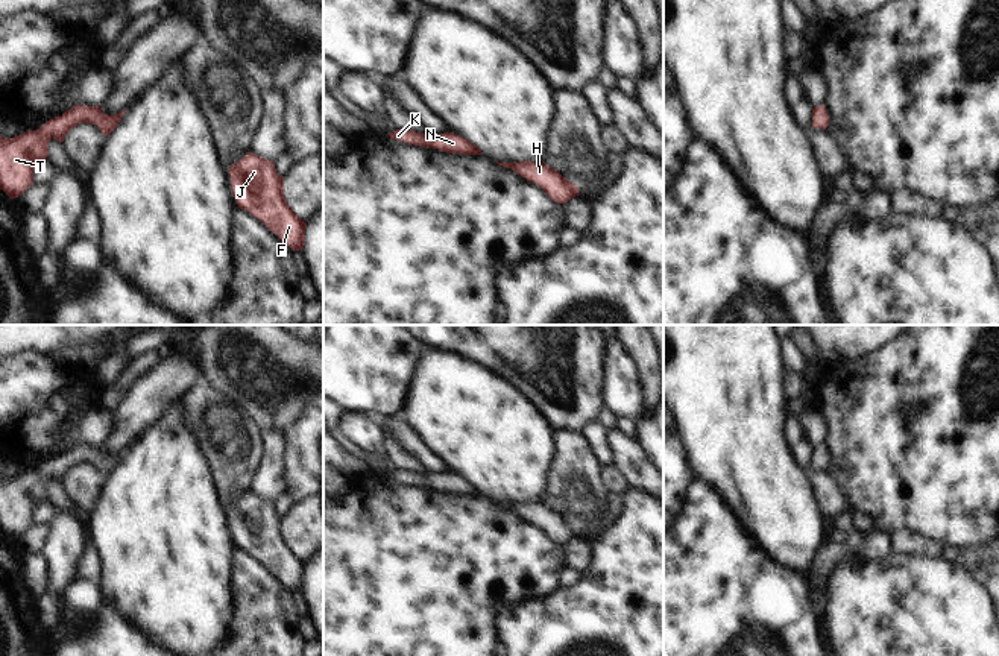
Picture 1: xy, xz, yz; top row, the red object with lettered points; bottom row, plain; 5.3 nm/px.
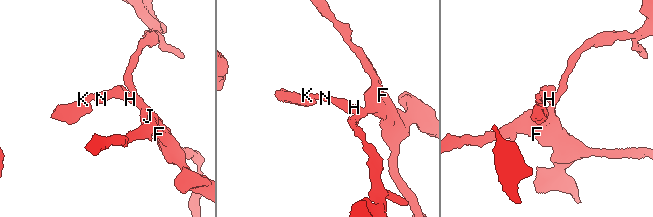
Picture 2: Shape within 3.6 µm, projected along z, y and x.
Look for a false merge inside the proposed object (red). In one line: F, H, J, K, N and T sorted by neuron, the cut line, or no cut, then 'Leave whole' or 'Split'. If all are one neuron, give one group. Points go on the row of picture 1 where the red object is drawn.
Groups: F H J K N T. No split. Leave whole.

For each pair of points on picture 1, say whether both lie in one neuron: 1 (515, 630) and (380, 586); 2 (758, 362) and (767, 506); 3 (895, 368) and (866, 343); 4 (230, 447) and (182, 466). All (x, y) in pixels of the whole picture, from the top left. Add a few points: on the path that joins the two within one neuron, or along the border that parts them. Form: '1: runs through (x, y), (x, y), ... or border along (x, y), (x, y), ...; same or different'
1: border along (521, 599), (506, 599), (501, 603), (501, 640); different
2: runs through (758, 398), (758, 469); same
3: border along (893, 340), (873, 354), (841, 360); different
4: border along (190, 425), (210, 462), (220, 491); different

